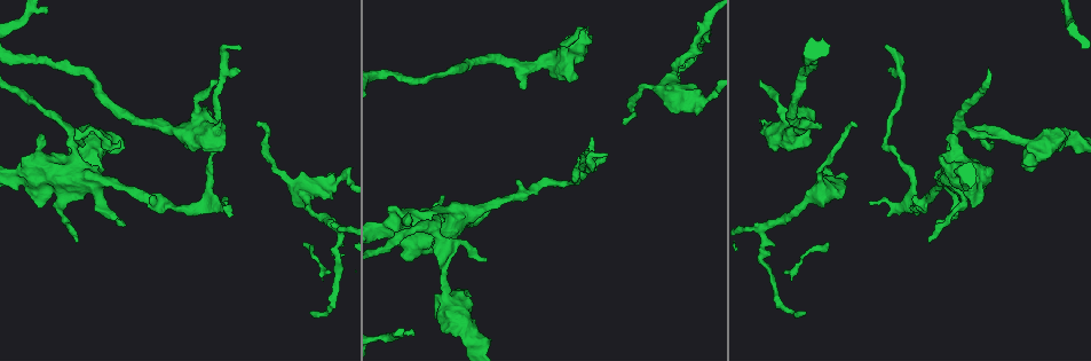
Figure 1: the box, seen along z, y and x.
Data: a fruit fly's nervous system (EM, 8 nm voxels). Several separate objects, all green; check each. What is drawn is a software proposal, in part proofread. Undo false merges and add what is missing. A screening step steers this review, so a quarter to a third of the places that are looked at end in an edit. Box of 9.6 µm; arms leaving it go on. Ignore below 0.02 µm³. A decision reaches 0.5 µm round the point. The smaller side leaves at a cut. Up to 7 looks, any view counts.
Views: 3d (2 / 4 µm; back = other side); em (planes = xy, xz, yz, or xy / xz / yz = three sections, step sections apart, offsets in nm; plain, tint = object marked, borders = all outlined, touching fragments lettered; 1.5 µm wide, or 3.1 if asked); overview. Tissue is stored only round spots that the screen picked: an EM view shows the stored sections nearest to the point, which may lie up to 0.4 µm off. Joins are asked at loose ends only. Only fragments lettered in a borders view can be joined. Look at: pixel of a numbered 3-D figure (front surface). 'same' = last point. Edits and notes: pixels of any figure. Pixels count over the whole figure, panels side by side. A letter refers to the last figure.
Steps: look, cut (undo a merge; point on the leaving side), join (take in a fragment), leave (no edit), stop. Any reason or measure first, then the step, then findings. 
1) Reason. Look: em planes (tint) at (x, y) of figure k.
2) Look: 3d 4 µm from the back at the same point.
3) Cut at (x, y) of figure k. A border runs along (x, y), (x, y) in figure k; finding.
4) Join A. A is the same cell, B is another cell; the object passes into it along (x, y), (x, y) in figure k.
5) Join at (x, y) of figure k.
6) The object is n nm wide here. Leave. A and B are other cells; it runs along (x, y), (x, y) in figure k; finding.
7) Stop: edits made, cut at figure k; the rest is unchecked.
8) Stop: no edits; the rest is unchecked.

Four or more arms meet. Look: em xy step 8 (plain) at (68, 128) of figure 1.

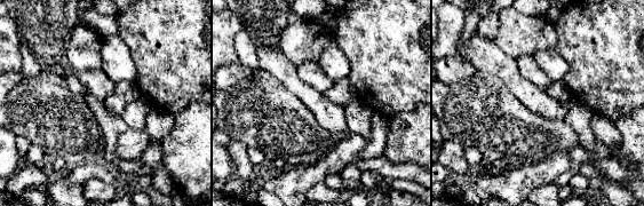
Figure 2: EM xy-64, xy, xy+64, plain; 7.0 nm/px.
Look: em xy step 8 (tint) at the same point.

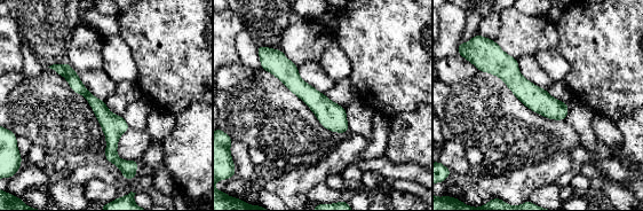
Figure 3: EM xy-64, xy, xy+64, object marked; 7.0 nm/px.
Look: em xy step 8 (borders) at the same point.

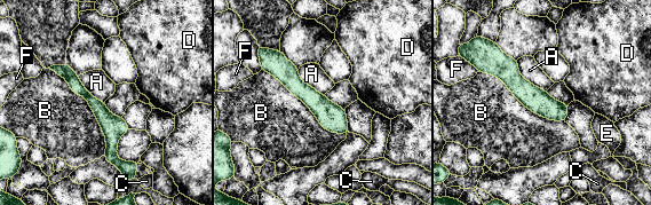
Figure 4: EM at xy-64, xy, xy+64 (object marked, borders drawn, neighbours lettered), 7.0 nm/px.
Leave. A, B, C, D, E and F are other cells; it runs along (55, 68), (100, 109), (111, 155), (127, 164) in figure 4; continuous, no second cell.

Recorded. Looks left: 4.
An open end. Look: 3d 4 µm at (77, 241) of figure 1.

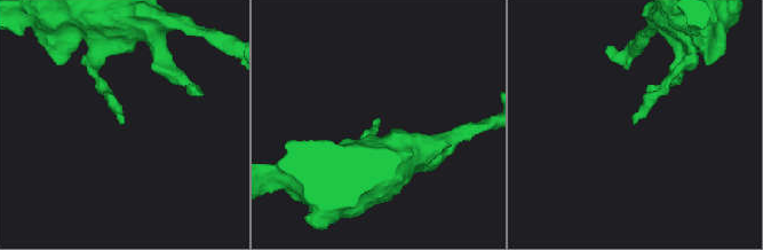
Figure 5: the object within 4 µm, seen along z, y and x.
Look: em planes (borders) at (123, 121) of figure 5.

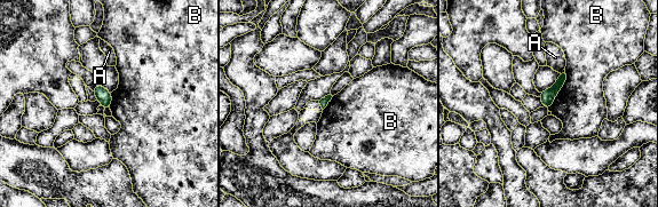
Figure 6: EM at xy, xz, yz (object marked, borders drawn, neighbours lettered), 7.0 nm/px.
The longest contact is with B, 320 nm. Leave. A and B are other cells; a border runs along (565, 69), (565, 82), (547, 109) in figure 6; no lettered fragment goes on from it.

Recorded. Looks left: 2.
Thick end. Look: em xy step 4 (tint) at (589, 26) of figure 1.

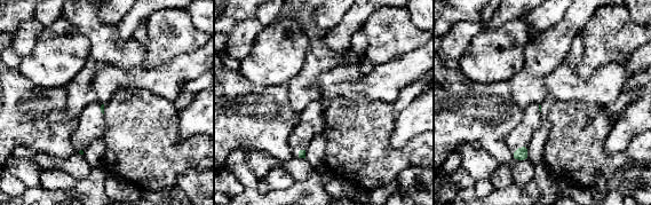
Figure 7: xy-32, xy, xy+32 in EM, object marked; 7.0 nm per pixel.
Another direction. Look: em planes (borders) at the same point.

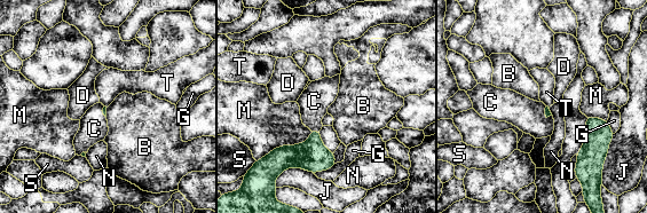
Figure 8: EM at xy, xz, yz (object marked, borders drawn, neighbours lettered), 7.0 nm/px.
Join C. C is the same cell, B, D, G, J, M, N, S and T are other cells; the object passes into it along (312, 156), (315, 131), (314, 101) in figure 8; the cell continues.

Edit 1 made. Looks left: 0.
Stop: edits made, join at figure 8; the rest is unchecked.

